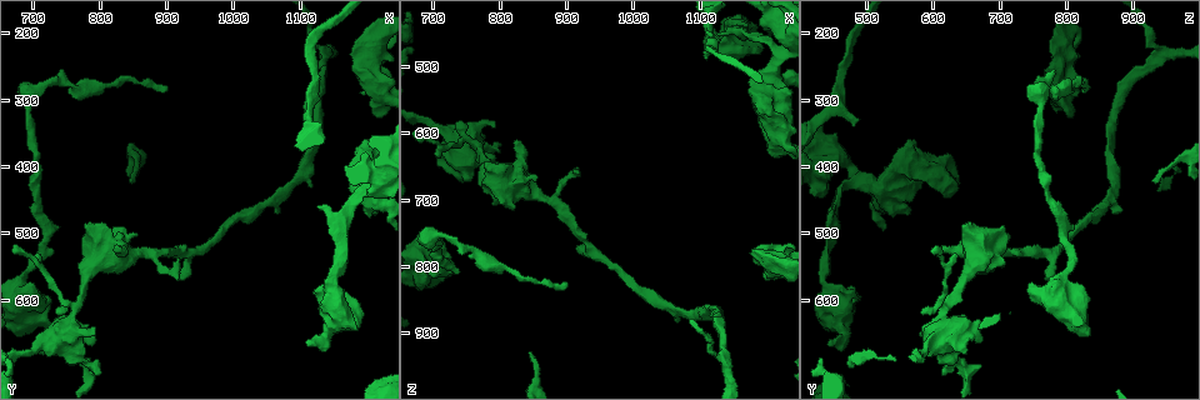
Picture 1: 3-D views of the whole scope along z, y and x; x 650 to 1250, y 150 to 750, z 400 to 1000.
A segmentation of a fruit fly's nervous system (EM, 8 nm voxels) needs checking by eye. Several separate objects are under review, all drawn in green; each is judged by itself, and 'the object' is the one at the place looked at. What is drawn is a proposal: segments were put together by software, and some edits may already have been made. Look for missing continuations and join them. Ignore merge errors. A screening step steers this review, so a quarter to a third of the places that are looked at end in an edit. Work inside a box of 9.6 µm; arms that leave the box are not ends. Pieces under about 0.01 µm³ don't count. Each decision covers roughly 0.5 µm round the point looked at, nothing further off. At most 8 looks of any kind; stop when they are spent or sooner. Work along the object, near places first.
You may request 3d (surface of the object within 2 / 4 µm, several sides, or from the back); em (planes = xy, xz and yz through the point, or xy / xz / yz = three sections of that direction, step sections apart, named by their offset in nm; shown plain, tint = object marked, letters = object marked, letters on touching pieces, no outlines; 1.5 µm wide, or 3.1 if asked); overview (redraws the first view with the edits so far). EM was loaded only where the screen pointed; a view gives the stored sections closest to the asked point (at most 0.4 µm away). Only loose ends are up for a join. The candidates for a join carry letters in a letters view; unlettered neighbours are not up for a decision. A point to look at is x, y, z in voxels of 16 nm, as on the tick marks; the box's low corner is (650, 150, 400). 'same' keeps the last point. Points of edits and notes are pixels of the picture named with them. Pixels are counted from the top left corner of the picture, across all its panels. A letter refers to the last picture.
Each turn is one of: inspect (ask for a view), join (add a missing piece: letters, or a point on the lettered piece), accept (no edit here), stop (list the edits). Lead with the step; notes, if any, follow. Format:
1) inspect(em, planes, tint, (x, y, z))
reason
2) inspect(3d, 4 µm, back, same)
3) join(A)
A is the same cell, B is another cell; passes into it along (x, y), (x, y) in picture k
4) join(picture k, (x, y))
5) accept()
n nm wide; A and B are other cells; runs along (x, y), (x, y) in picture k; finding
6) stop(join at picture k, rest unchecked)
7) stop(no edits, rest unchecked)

inspect(em, xy, step 8, tint, (730, 640, 810))
free end

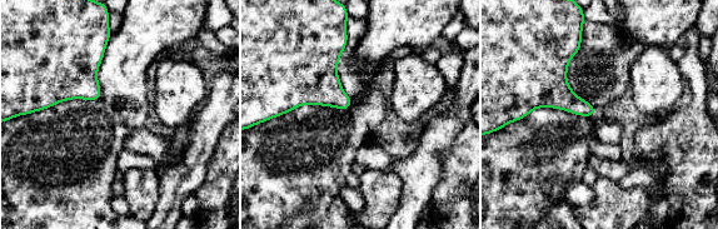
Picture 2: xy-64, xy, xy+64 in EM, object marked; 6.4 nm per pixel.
inspect(em, planes, letters, same)

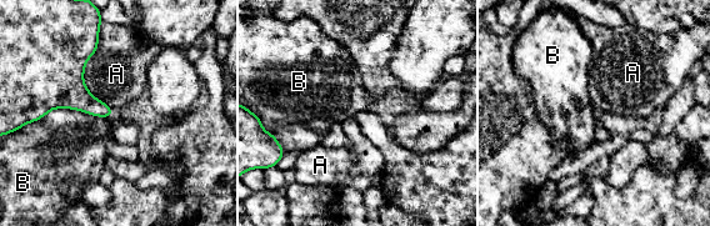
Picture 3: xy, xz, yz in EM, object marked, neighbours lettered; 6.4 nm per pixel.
accept()
A touches over 550 nm; A and B are other cells; border along (114, 114), (53, 109), (31, 122) in picture 3; none of them fits

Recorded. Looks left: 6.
inspect(3d, 2 µm, back, (915, 570, 775))

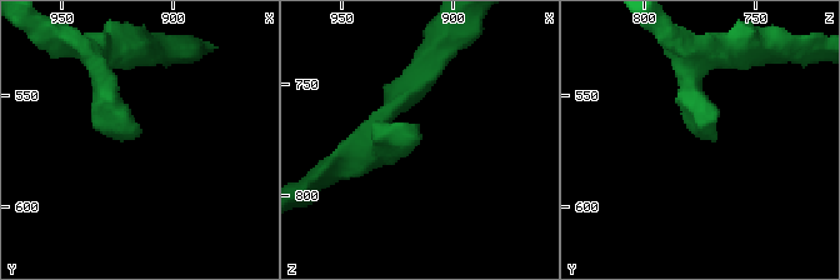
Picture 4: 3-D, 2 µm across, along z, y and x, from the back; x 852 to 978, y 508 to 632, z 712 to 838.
inspect(em, planes, tint, (916, 569, 775))

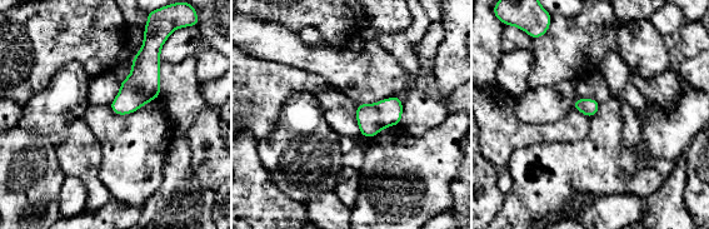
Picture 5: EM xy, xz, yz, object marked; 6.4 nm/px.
inspect(em, planes, letters, same)

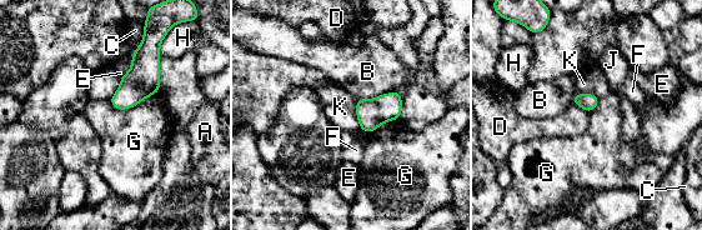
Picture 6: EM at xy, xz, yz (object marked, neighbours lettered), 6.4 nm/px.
accept()
A, B, C, D, E, F, G, H, J and K are other cells; border along (159, 91), (126, 109), (109, 103) in picture 6; no lettered piece goes on from it

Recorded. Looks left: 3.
inspect(em, planes, tint, (820, 520, 610))
free end

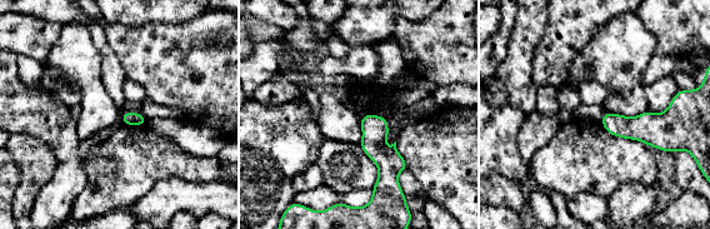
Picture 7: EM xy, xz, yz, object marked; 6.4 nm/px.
inspect(em, planes, letters, same)
see the neighbours

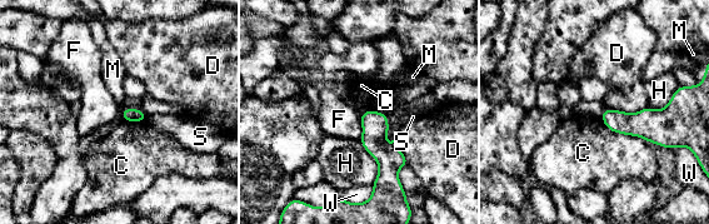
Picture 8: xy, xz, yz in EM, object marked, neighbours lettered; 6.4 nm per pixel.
accept()
C, D, F, H, M, S and W are other cells; runs along (370, 113), (384, 155), (378, 183) in picture 8; none of them fits

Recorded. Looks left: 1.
stop(no edits, rest unchecked)

